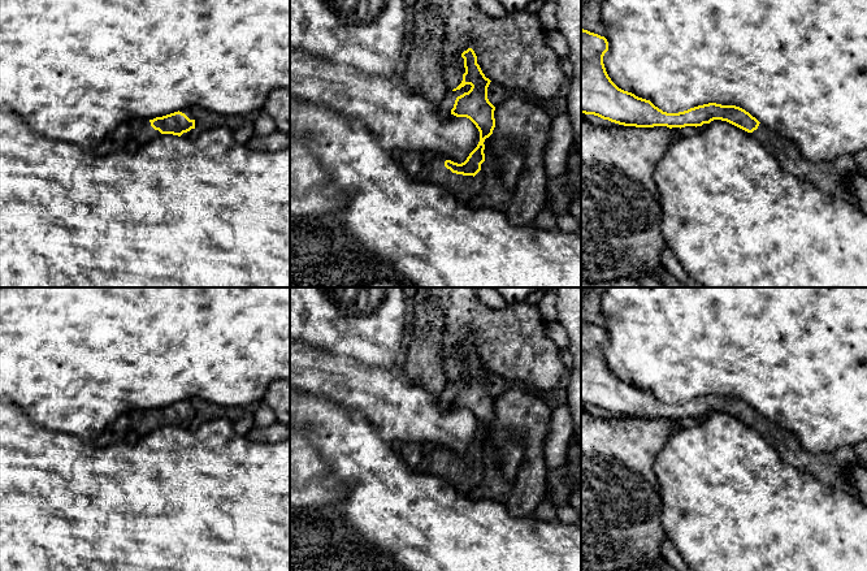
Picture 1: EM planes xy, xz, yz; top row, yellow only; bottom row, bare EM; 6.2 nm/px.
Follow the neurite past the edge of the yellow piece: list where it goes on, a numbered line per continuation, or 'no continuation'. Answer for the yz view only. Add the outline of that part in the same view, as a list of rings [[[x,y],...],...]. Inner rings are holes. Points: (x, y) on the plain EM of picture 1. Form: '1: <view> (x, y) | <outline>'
1: yz (829, 467) | [[[763,415],[751,425],[779,453],[784,463],[857,497],[857,488],[846,477],[846,468],[861,462],[853,446],[814,454],[805,450],[796,436]]]

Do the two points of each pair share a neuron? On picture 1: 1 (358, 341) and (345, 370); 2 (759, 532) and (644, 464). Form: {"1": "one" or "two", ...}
{"1": "two", "2": "two"}

